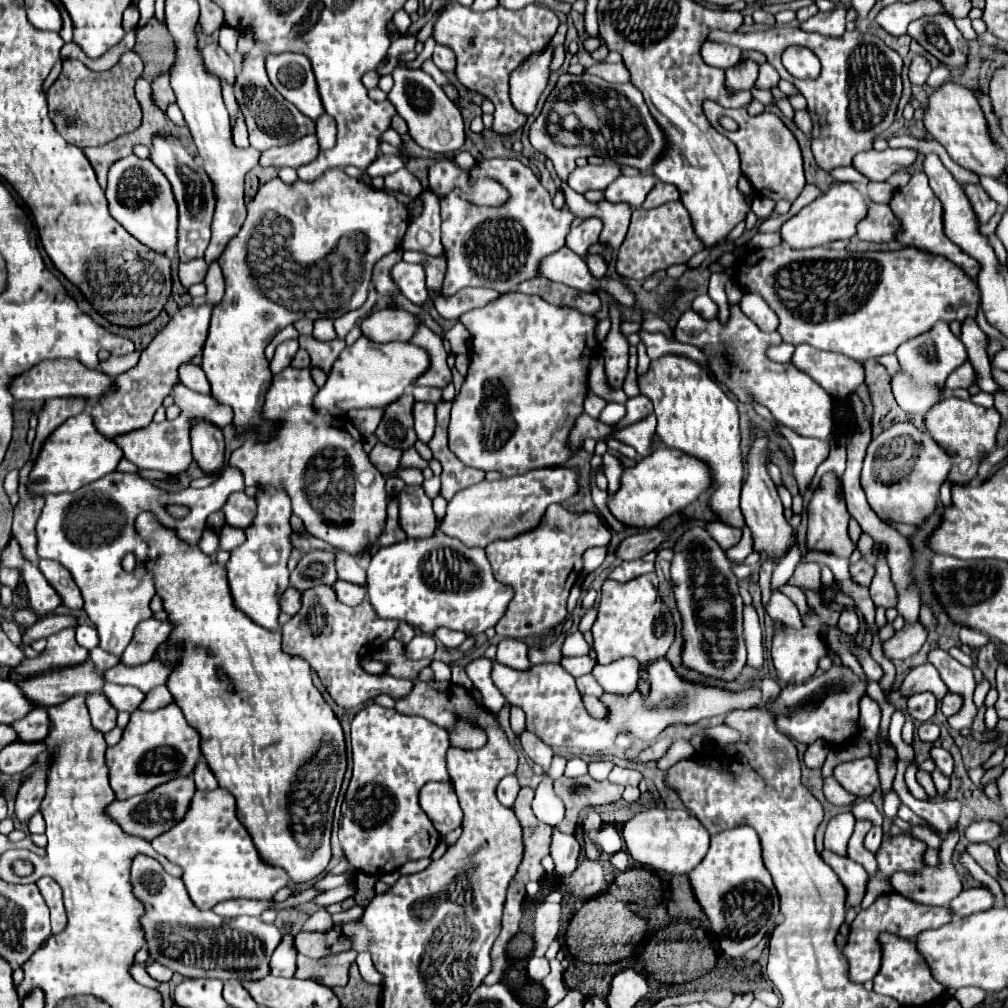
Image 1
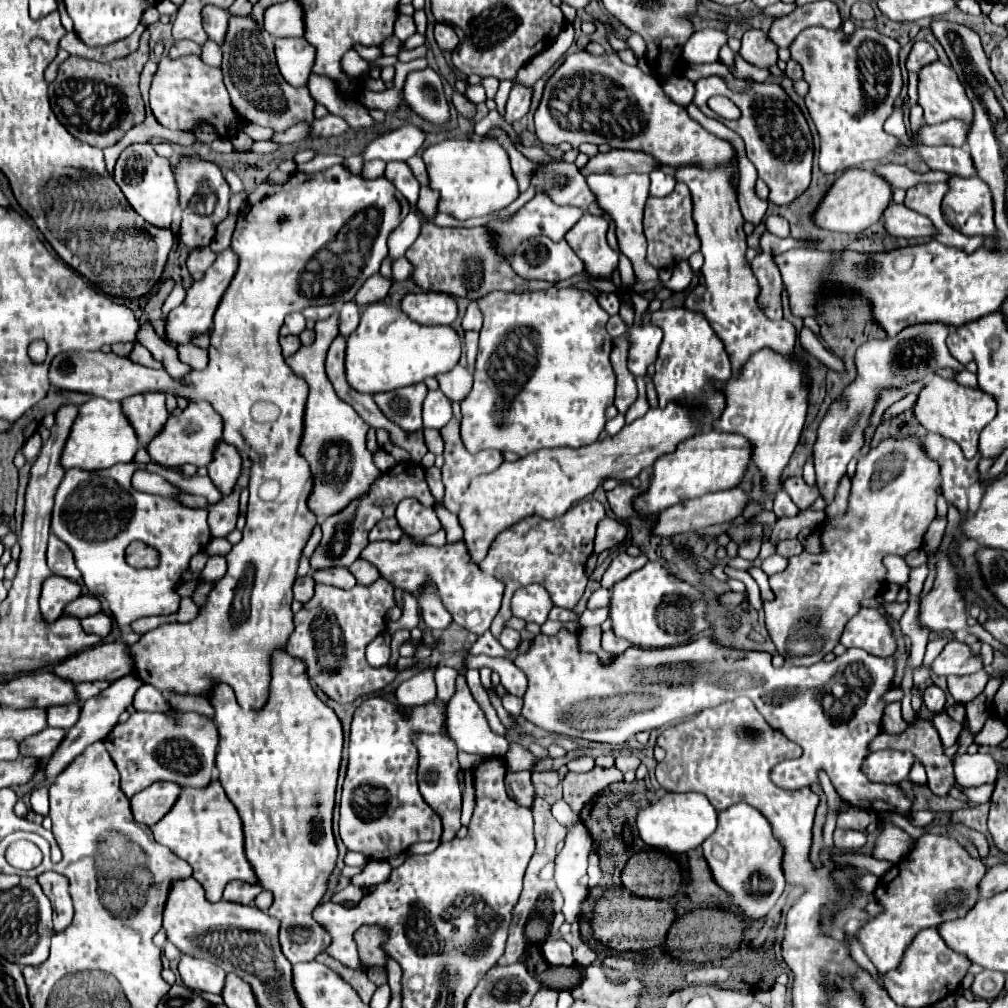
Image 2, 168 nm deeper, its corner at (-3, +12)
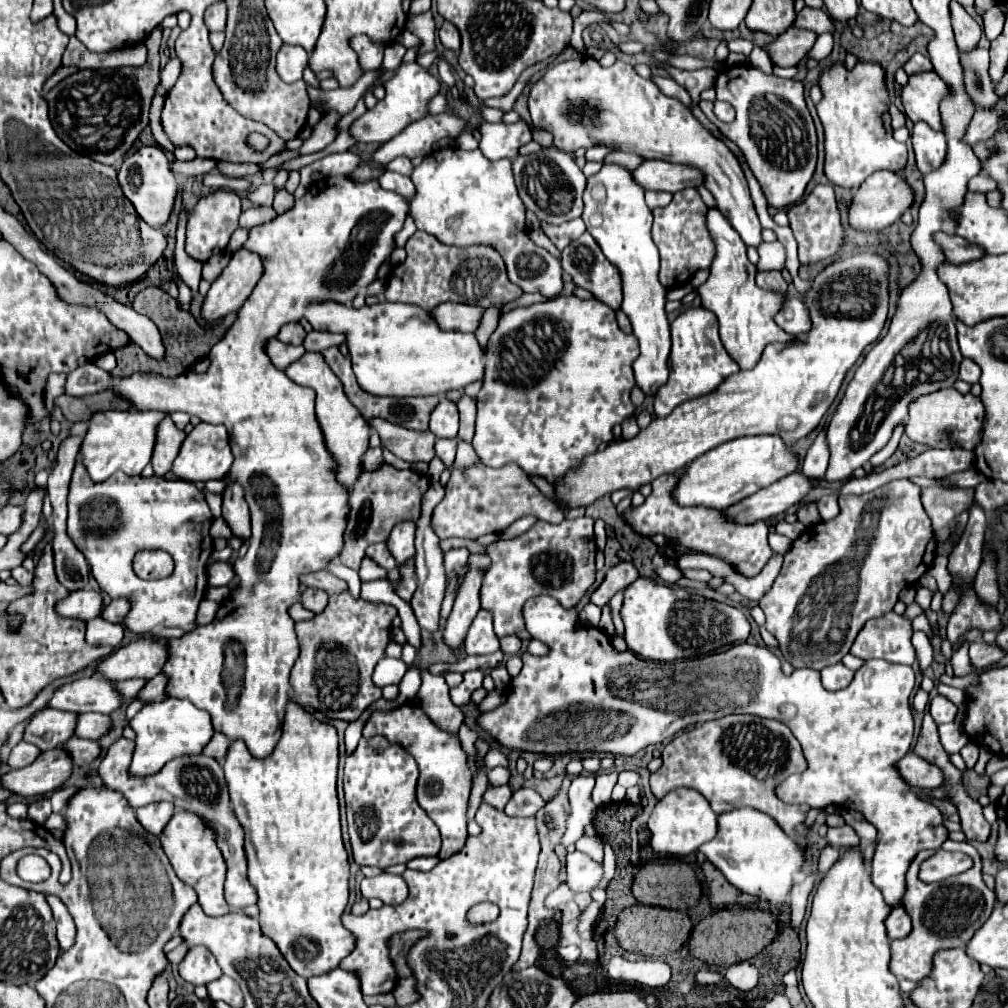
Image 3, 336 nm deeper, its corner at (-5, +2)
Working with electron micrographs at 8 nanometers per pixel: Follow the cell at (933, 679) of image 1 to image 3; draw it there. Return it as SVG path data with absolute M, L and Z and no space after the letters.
M976 641L976 643L972 643L972 647L970 647L970 659L972 659L972 663L976 665L978 671L992 667L992 665L998 663L1004 655L1006 655L1006 651L1004 651L1002 647L998 647L996 643L990 643L990 645L988 645L988 643L984 643L984 641Z

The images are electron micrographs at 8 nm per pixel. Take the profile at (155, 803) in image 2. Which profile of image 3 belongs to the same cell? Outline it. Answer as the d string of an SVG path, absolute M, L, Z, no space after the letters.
M152 803L152 805L146 805L146 807L136 809L138 821L152 835L160 835L162 829L172 819L172 815L174 815L174 807L170 803Z

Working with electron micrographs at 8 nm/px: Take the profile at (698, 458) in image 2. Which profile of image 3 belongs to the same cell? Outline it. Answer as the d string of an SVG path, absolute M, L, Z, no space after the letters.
M754 435L728 441L690 465L684 467L678 489L674 489L674 499L684 505L710 505L716 509L728 509L730 505L740 503L742 499L754 495L756 491L768 487L784 475L790 475L798 469L798 453L788 447L778 435Z

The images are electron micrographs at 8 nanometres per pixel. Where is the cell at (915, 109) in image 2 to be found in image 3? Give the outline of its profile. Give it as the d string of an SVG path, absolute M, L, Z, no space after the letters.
M916 123L912 129L912 145L916 153L916 165L922 175L930 173L930 169L938 169L942 157L946 157L946 141L942 141L942 133L930 129L926 123Z

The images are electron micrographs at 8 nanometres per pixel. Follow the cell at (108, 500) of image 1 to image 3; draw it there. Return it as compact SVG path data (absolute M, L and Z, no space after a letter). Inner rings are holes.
M78 455L76 467L70 481L68 495L68 537L74 545L84 553L88 565L92 567L92 575L100 583L102 591L106 591L112 599L130 597L132 609L126 615L126 627L138 635L146 635L162 627L180 627L184 631L194 631L196 611L200 601L206 595L208 575L206 565L212 555L212 537L208 529L212 525L212 513L208 509L204 493L190 481L176 477L128 477L126 473L116 473L110 479L96 483L90 479L86 467L82 465L82 457ZM144 549L162 549L174 559L174 573L166 579L158 581L142 581L132 571L132 559L138 551Z

